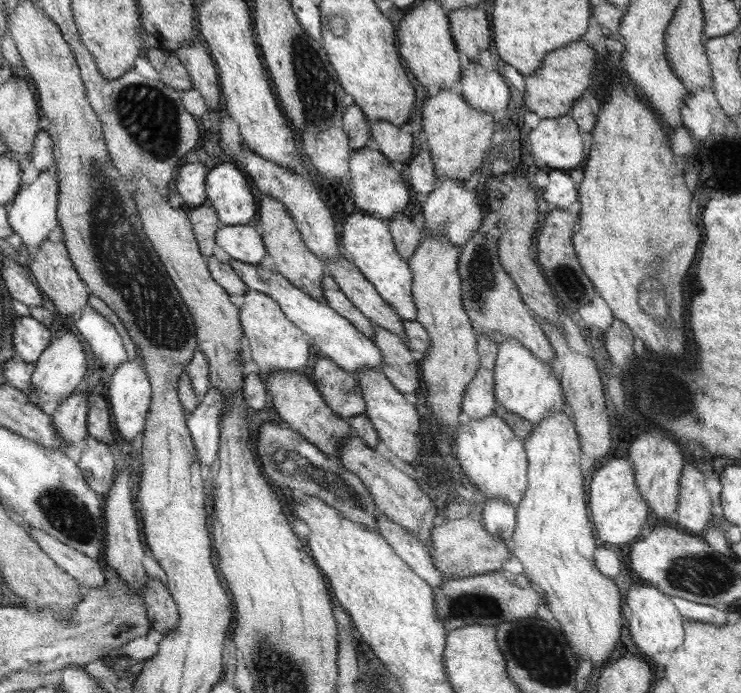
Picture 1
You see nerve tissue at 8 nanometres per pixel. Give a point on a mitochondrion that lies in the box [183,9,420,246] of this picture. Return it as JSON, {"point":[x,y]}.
{"point":[314,79]}

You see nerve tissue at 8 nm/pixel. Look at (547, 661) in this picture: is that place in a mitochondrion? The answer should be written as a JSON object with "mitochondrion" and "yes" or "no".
{"mitochondrion":"yes"}

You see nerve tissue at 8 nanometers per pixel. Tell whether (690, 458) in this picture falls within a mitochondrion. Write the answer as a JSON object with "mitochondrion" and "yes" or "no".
{"mitochondrion":"no"}

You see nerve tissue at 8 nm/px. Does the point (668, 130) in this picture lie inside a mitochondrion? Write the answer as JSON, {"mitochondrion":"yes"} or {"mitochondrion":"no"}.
{"mitochondrion":"no"}

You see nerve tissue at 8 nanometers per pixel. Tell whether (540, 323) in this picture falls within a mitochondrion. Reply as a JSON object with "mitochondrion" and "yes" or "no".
{"mitochondrion":"no"}

